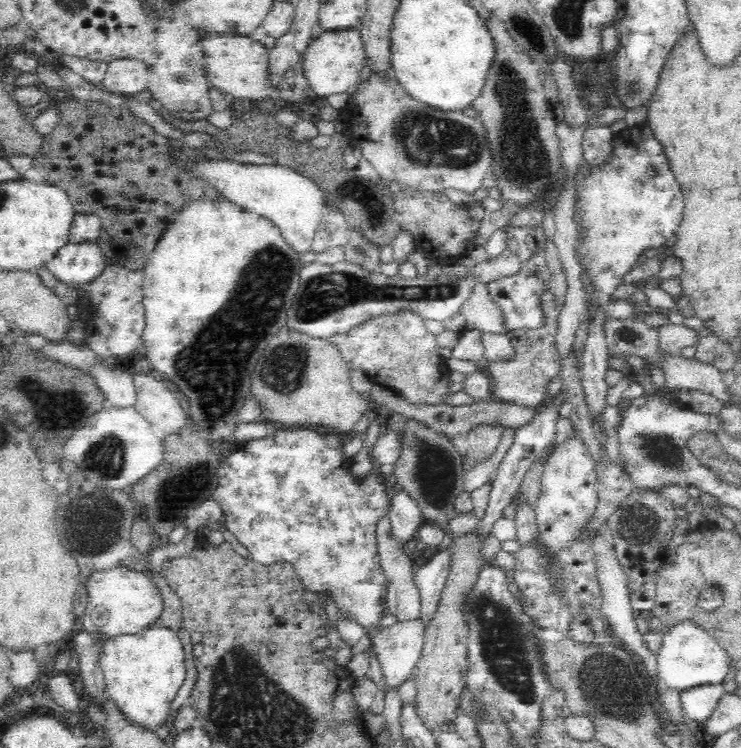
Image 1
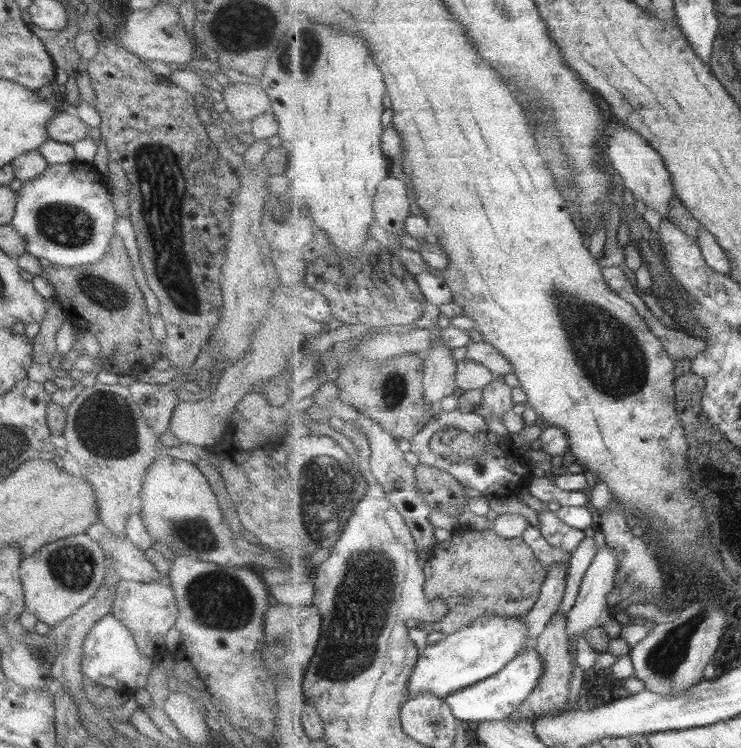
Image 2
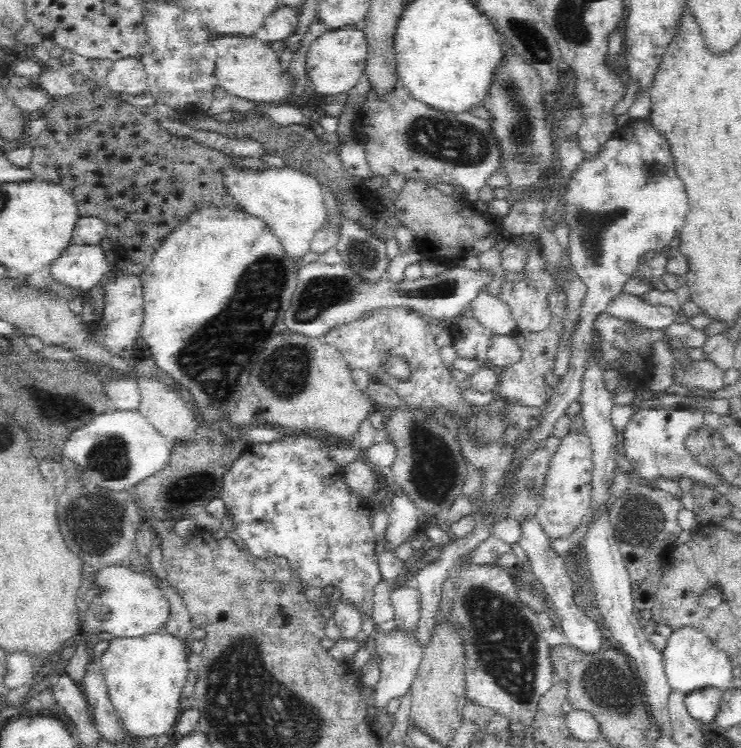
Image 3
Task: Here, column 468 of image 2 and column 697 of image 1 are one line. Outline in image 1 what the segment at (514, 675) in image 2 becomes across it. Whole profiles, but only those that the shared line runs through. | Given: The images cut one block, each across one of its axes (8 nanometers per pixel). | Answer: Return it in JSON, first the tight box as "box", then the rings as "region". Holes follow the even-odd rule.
{"box":[680,685,724,725],"region":[[[706,685],[684,690],[680,694],[684,715],[697,725],[702,725],[716,710],[716,706],[724,694],[723,686]]]}

